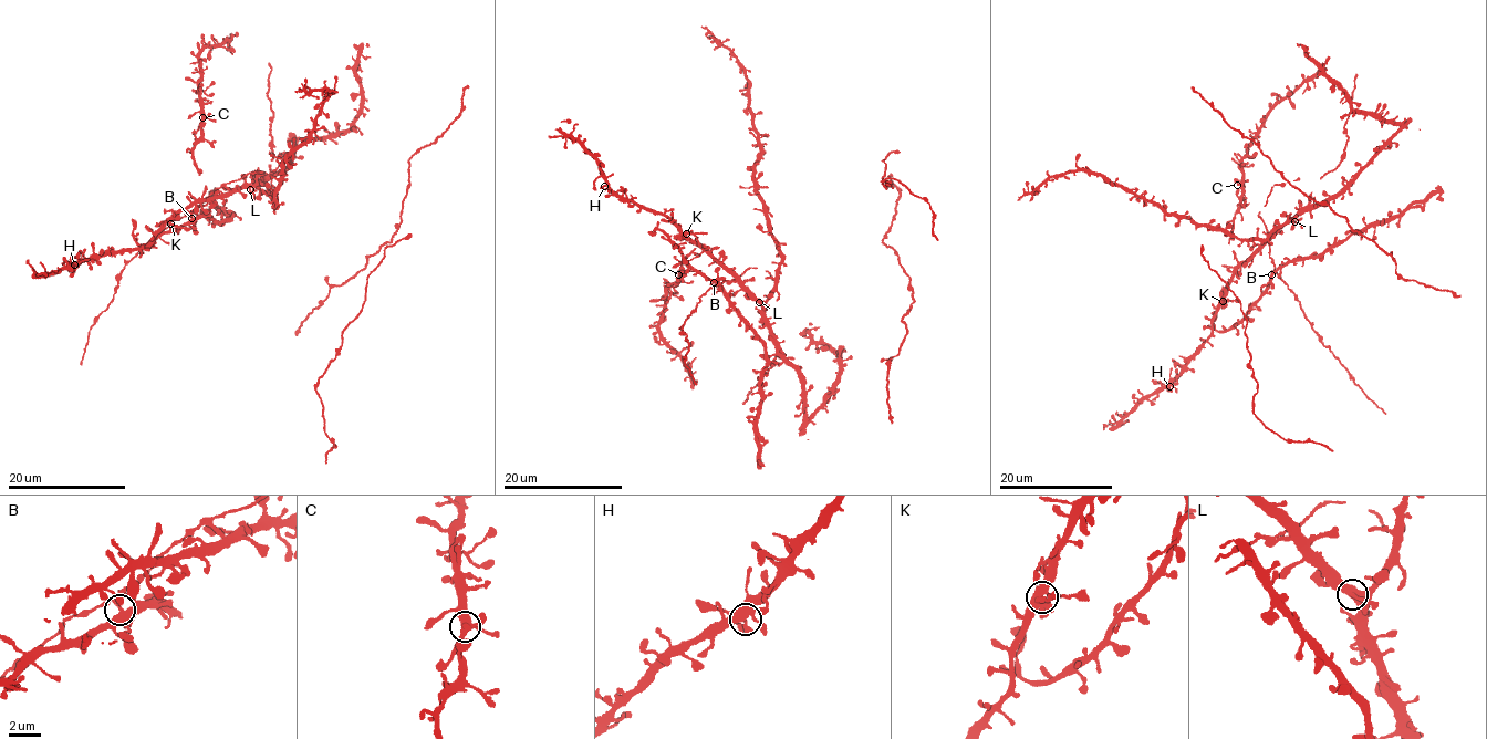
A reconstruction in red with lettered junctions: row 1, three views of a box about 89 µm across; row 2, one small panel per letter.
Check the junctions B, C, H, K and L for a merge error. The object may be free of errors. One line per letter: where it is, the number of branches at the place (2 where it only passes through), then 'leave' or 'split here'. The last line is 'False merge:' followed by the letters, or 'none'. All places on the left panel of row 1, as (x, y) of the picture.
B: at (191, 218); 4 branches meet; leave
C: at (203, 117); 4 branches meet; leave
H: at (74, 264); 4 branches meet; leave
K: at (170, 224); 4 branches meet; split here
L: at (250, 189); 4 branches meet; leave
False merge: K

